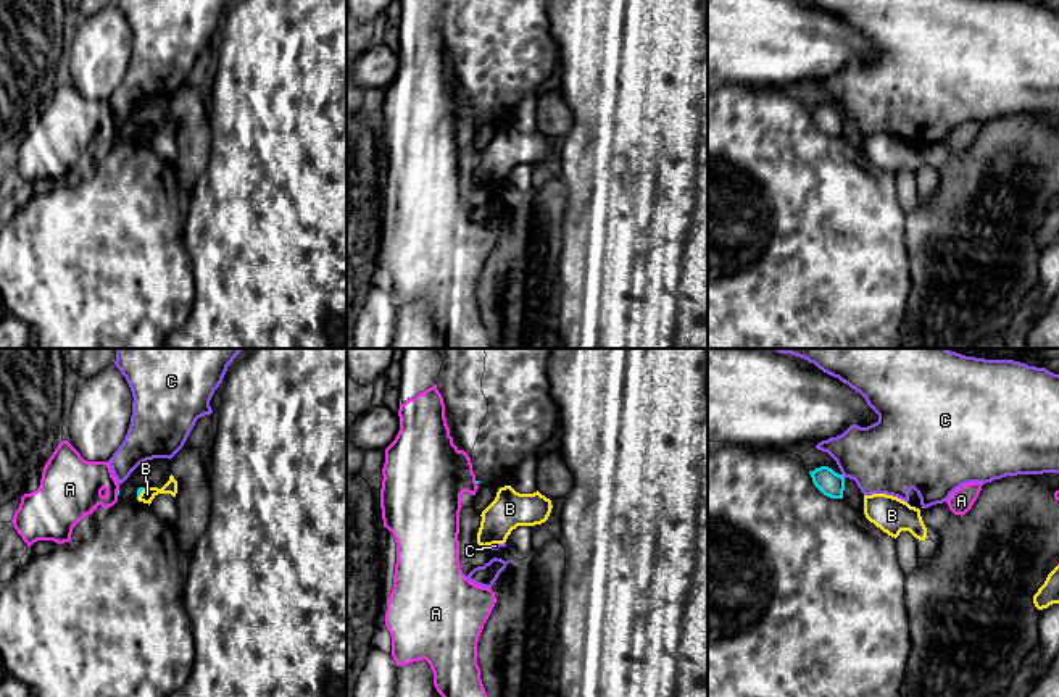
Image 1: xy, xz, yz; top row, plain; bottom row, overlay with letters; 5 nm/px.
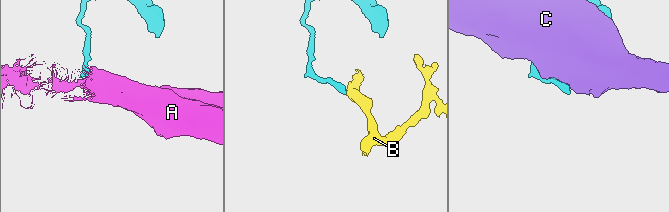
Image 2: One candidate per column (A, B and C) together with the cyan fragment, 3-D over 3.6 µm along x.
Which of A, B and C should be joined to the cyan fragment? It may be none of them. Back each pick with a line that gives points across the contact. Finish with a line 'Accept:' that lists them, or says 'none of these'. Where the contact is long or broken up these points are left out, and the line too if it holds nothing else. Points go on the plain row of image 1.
Accept: none of these

